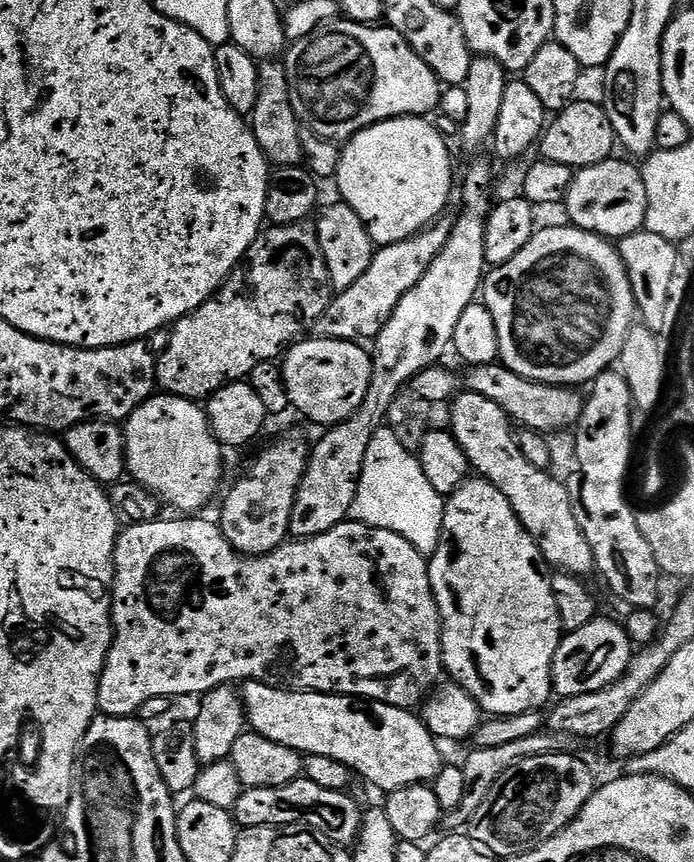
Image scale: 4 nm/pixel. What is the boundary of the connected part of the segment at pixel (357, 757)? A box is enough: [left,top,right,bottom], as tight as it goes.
[242,680,441,794]

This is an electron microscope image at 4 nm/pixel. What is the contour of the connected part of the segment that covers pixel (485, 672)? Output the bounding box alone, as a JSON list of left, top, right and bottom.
[428,478,562,718]

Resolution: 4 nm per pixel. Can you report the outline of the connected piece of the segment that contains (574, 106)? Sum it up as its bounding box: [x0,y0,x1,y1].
[538,98,618,170]

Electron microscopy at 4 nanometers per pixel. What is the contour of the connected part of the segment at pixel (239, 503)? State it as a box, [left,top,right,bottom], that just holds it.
[218,436,310,556]

